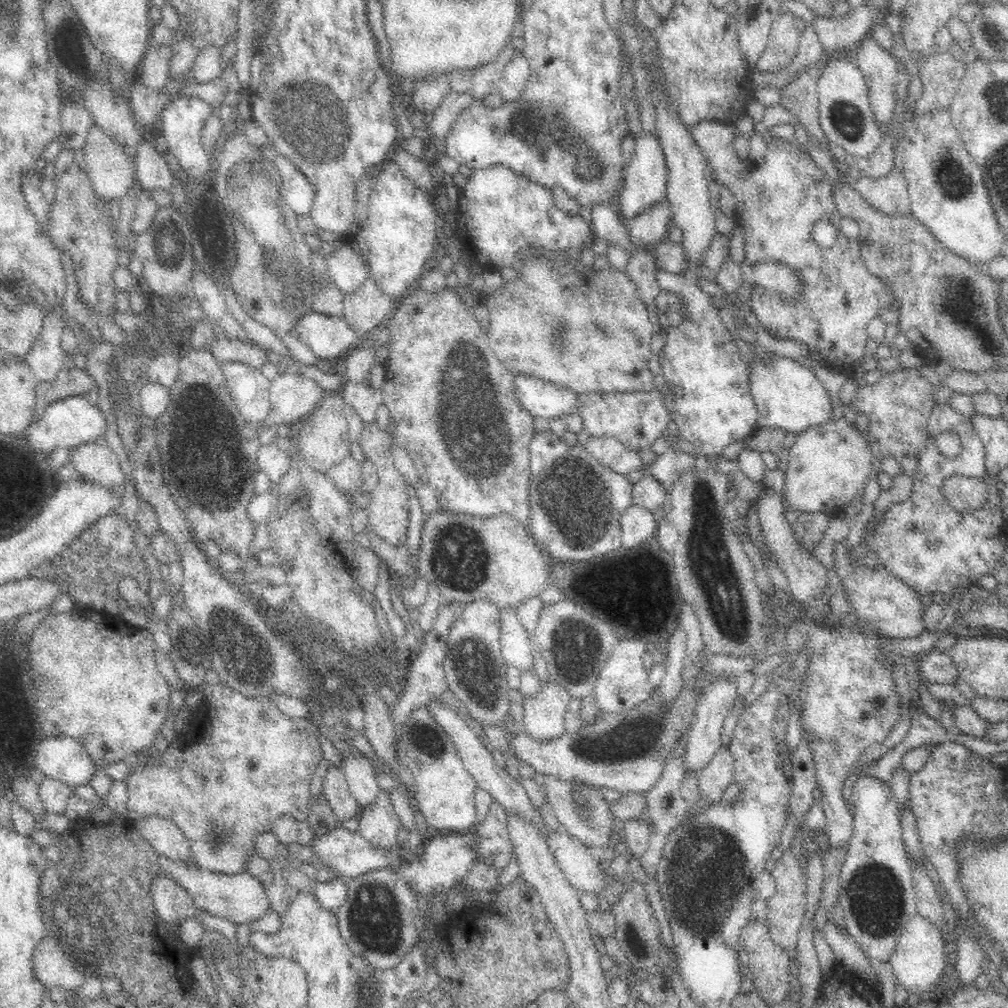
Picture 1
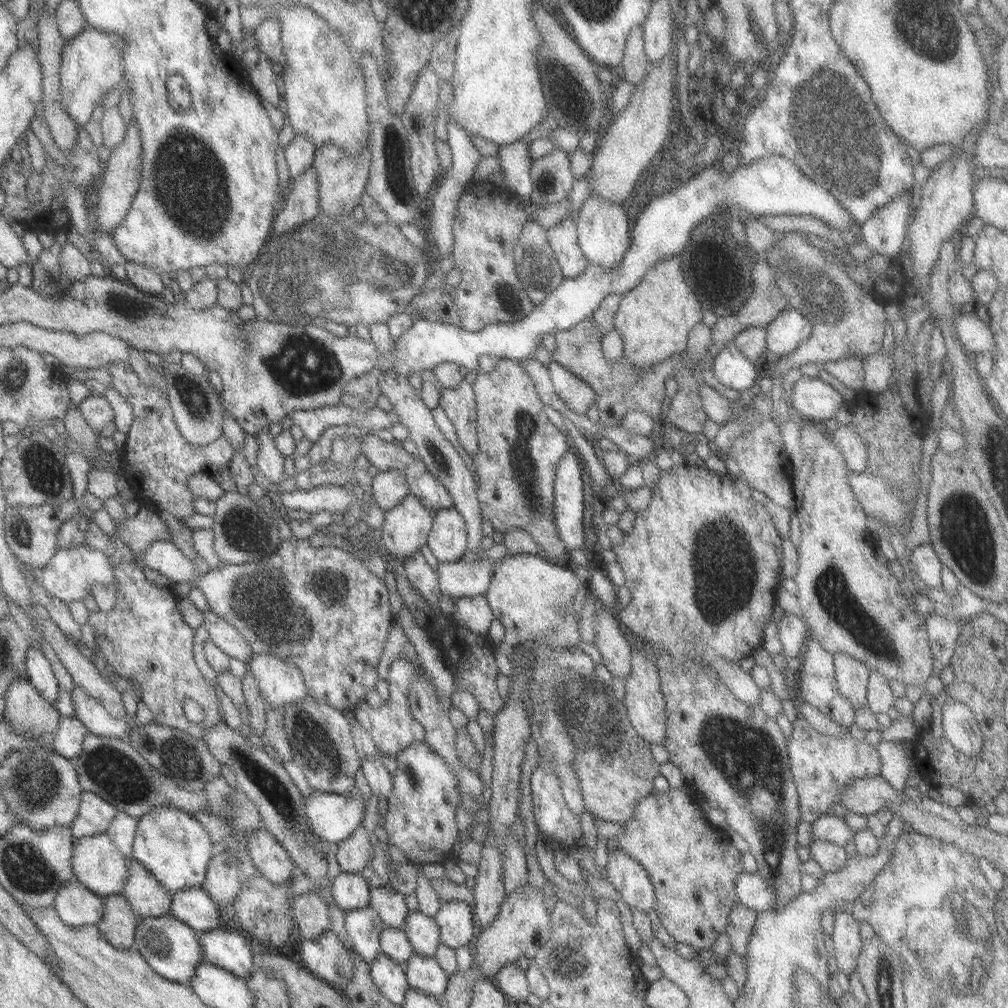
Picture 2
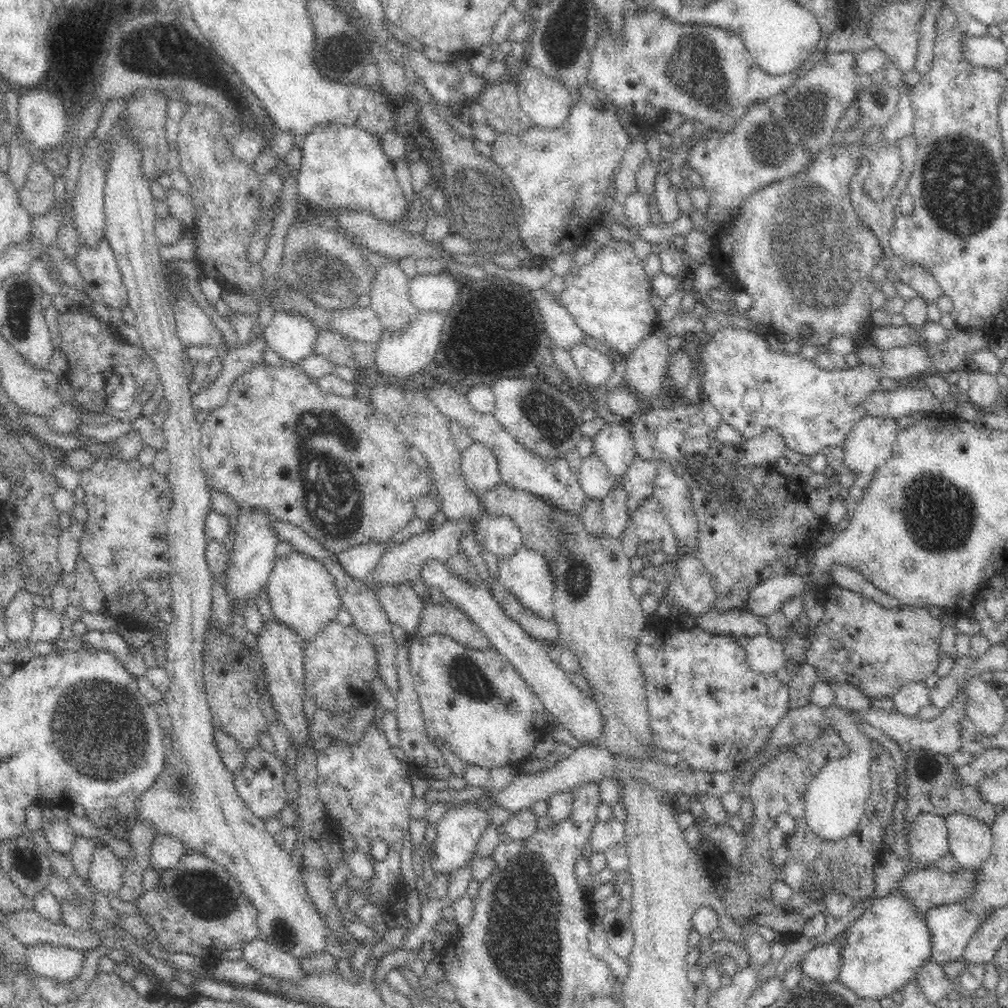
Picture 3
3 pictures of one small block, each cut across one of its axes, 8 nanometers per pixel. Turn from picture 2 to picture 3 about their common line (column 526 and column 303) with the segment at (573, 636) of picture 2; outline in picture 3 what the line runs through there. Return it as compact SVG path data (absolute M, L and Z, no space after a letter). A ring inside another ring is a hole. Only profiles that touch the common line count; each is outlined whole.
M294 550L286 554L280 553L274 560L265 590L274 620L294 630L305 642L337 621L338 610L342 607L342 597L330 571L320 561Z

